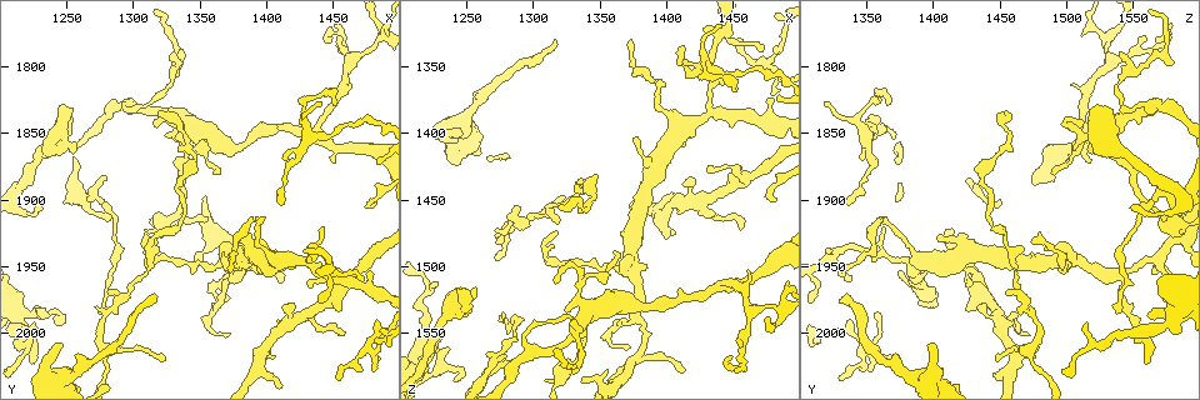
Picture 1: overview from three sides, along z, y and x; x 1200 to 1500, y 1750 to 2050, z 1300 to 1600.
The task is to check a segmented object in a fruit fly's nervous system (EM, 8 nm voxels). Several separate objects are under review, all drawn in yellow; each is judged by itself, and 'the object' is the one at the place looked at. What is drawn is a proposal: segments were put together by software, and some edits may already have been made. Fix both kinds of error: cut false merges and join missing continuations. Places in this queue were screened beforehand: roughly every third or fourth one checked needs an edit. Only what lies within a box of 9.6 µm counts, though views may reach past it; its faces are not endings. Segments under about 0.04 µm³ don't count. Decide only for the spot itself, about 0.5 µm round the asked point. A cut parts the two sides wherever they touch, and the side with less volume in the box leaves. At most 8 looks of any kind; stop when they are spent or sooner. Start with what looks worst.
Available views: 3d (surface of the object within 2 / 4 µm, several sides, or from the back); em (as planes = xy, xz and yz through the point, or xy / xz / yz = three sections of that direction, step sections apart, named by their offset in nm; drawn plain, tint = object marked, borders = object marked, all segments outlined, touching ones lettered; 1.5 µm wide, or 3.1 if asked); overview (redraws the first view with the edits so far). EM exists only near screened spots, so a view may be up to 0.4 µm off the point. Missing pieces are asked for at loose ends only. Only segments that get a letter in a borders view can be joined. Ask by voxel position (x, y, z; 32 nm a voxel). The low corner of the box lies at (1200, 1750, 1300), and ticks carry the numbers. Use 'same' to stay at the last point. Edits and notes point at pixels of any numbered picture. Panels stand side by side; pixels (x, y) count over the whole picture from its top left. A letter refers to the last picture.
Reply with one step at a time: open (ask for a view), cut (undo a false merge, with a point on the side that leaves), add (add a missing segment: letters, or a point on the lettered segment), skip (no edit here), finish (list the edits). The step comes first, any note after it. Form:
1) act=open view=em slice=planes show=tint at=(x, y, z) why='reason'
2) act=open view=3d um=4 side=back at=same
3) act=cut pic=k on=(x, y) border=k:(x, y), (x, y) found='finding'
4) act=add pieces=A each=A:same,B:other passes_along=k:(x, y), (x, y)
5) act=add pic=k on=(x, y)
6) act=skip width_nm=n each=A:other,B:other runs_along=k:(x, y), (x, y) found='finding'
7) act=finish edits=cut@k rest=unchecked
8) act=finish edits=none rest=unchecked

act=open view=em slice=planes show=borders at=(1316, 1976, 1330)

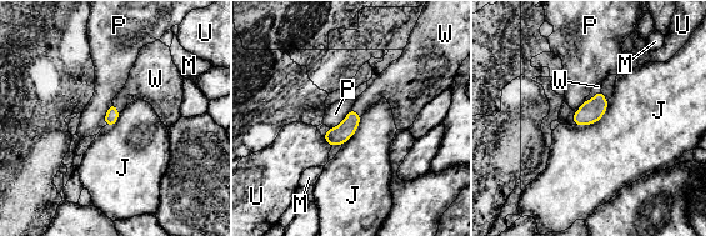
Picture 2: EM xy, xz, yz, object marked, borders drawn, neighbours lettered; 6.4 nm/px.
act=add pic=2 on=(597, 86) each=J:other,M:other,P:other,U:other,W:same passes_along=2:(592, 110), (594, 96), (597, 86) found='it goes on there'

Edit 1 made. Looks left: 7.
act=open view=overview why='redraw'

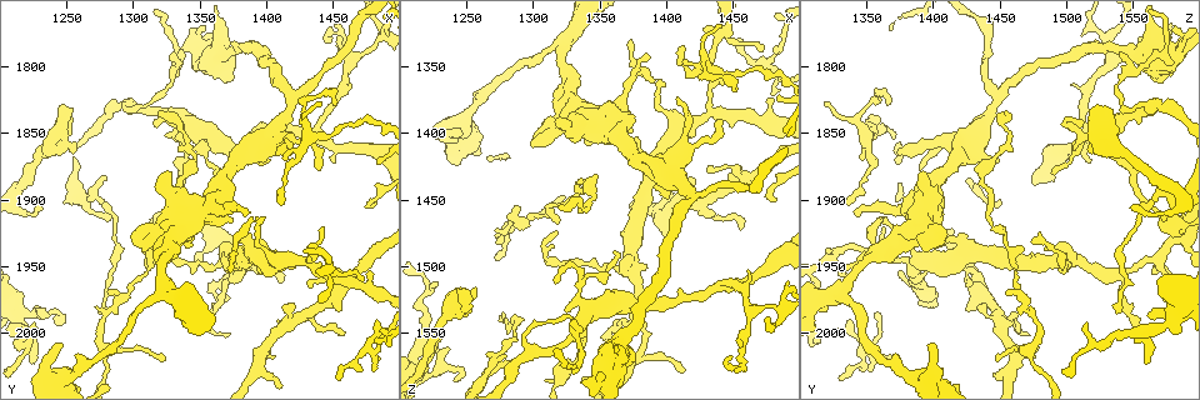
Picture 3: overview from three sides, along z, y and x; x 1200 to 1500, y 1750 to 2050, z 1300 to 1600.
act=open view=em slice=yz step=8 show=tint at=(1386, 1952, 1544) why='thick turns thin'

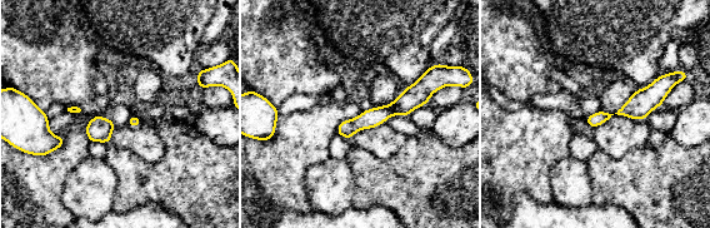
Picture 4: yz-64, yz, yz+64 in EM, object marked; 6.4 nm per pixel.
act=open view=em slice=planes show=borders at=same why='another direction'

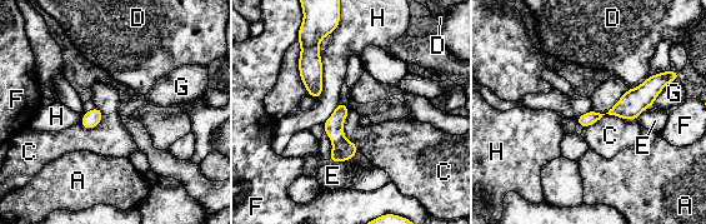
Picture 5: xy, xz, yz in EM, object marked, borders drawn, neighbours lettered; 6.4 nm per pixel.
act=skip width_nm=90 each=A:other,C:other,D:other,E:other,F:other,G:other,H:other border=5:(635, 119), (604, 114), (582, 129) found='one neuron here'

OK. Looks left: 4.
act=open view=em slice=planes show=tint at=(1242, 2010, 1398) why='free end'

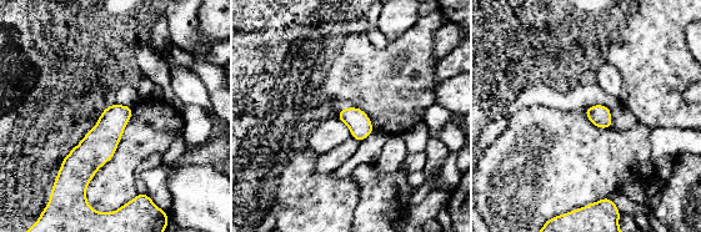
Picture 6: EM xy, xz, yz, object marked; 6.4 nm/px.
act=open view=em slice=planes show=borders at=same why='see the neighbours'

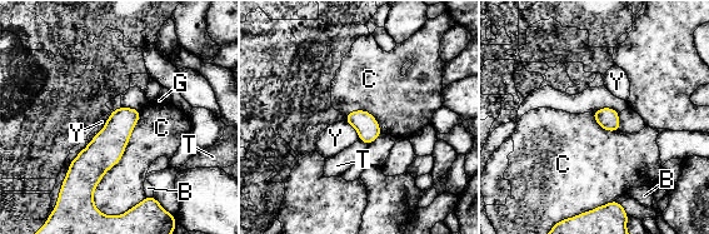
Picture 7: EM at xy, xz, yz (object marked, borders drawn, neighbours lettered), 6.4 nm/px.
act=skip each=B:other,C:other,G:other,T:other,Y:other border=7:(113, 110), (104, 127), (90, 142) found='none of them fits'

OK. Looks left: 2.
act=finish edits=add@2 rest=unchecked

